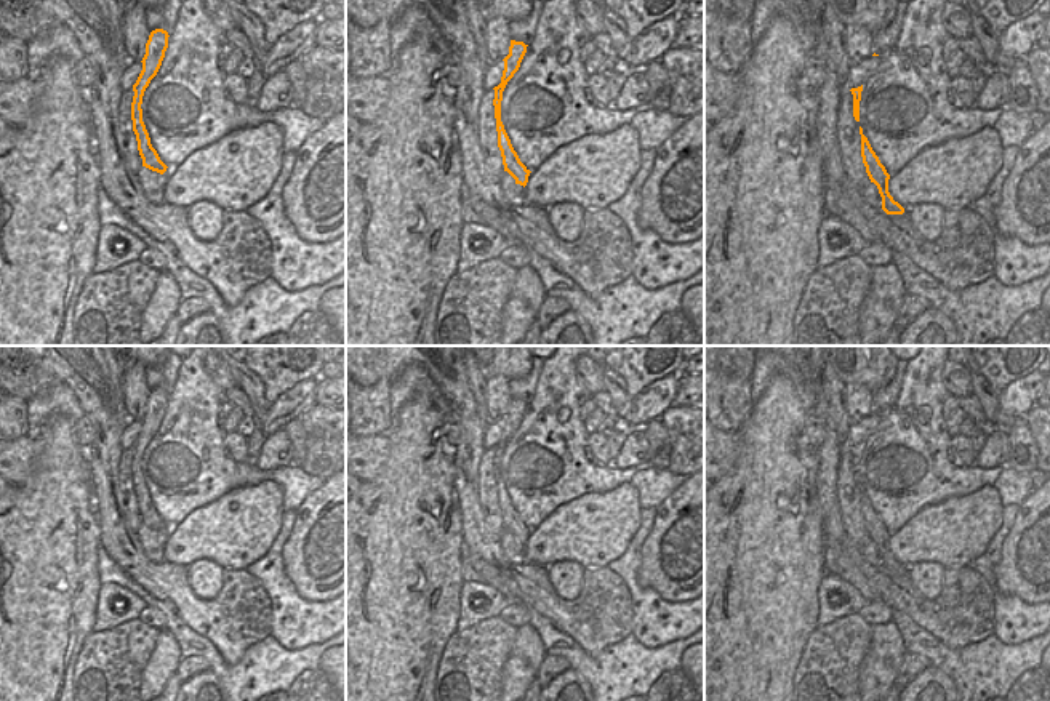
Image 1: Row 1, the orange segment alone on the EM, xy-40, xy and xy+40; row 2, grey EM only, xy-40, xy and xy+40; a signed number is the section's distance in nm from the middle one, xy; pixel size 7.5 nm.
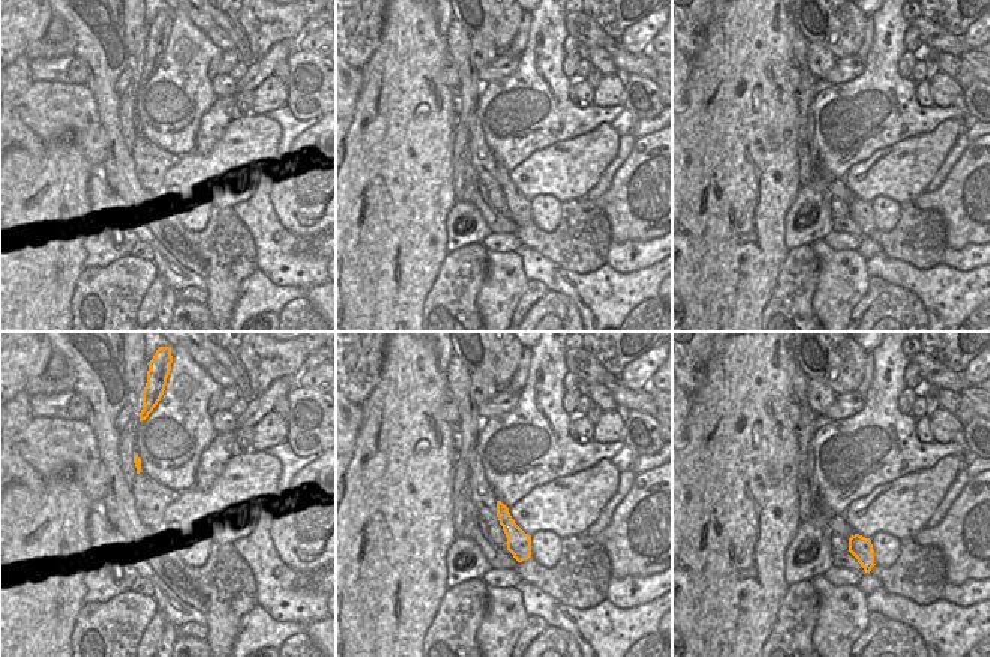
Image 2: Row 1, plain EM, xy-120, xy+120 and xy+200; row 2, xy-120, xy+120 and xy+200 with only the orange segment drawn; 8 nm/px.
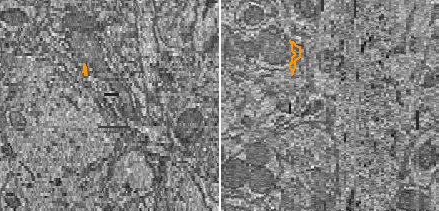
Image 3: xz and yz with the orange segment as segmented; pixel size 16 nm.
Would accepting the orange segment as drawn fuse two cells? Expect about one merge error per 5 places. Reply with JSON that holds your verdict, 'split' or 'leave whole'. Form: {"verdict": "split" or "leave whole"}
{"verdict": "leave whole"}

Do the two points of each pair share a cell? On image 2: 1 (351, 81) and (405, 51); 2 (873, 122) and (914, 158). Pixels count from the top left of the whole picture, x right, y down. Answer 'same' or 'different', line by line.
1: different
2: different

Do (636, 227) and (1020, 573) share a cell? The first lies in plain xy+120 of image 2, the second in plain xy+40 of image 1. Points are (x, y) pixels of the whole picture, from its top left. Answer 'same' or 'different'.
same

